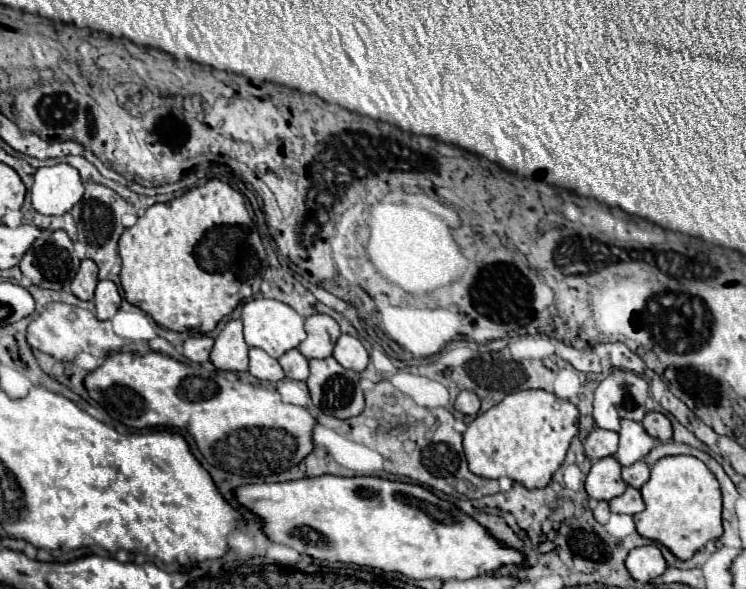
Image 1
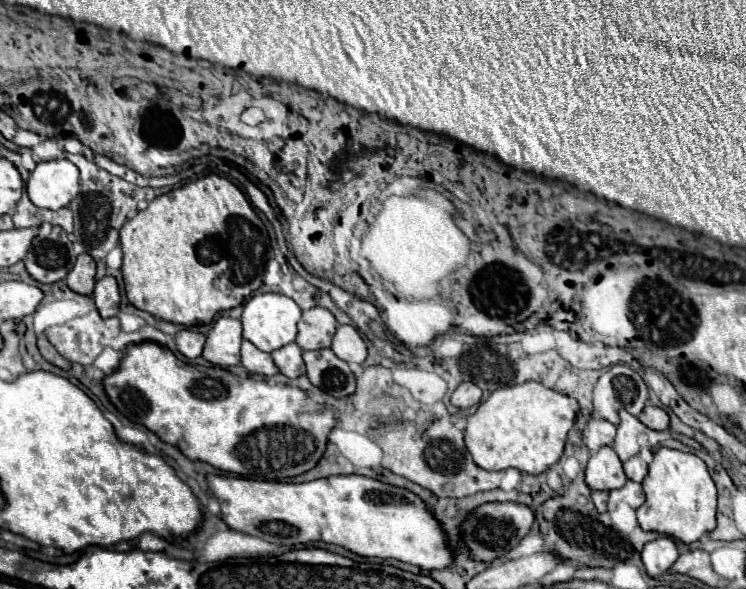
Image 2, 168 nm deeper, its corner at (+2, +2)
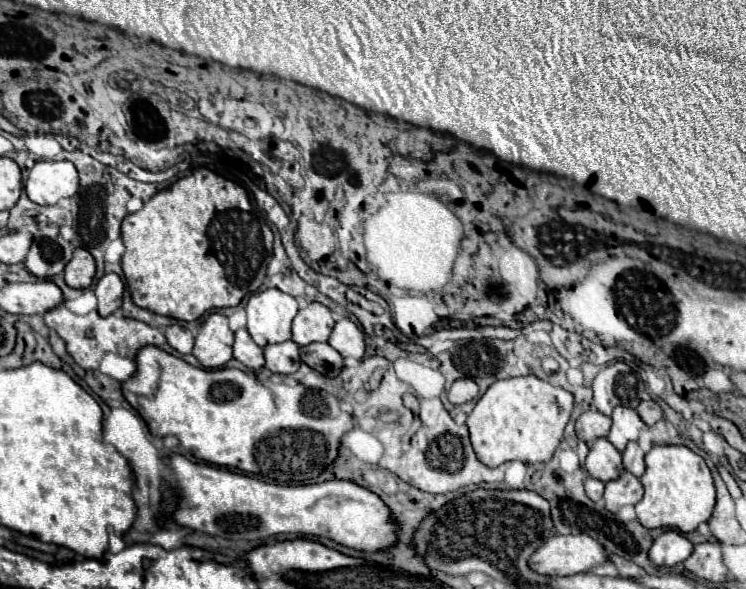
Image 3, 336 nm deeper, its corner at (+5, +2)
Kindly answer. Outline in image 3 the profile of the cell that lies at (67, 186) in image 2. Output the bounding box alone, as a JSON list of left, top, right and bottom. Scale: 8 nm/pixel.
[26,160,78,204]

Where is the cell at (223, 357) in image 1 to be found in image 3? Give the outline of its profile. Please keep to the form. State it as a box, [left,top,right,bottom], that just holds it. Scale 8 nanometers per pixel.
[192,312,234,368]

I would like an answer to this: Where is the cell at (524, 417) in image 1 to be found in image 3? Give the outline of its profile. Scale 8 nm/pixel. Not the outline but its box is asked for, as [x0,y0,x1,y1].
[466,374,572,466]

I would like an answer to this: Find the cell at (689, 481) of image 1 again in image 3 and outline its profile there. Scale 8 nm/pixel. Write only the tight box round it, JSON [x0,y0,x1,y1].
[636,446,716,532]

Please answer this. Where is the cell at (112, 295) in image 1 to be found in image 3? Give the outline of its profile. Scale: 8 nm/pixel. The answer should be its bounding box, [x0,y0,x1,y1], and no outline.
[96,274,124,316]

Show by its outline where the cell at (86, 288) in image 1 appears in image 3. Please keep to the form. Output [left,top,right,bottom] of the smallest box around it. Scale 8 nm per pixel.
[64,248,94,288]

